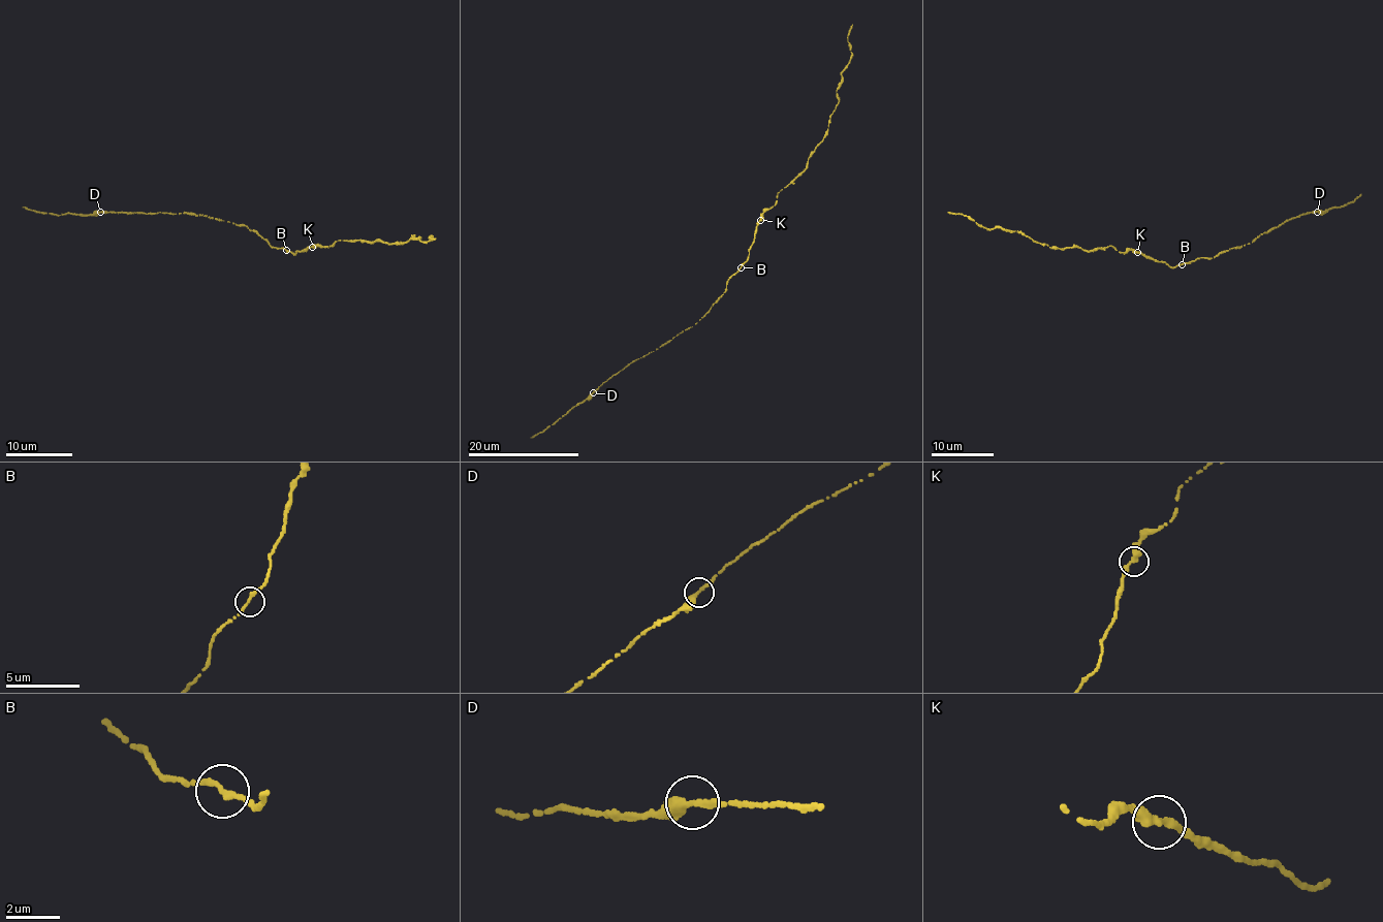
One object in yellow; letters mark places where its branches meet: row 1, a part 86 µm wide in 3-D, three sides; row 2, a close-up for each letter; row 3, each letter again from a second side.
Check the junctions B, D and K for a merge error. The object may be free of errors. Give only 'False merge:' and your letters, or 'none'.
False merge: none

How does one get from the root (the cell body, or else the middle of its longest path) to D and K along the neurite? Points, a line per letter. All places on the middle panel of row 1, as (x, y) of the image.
D: (741, 266), (727, 280), (723, 294), (695, 323), (653, 351), (632, 360), (593, 392)
K: (741, 266), (748, 259), (754, 231), (761, 220)

